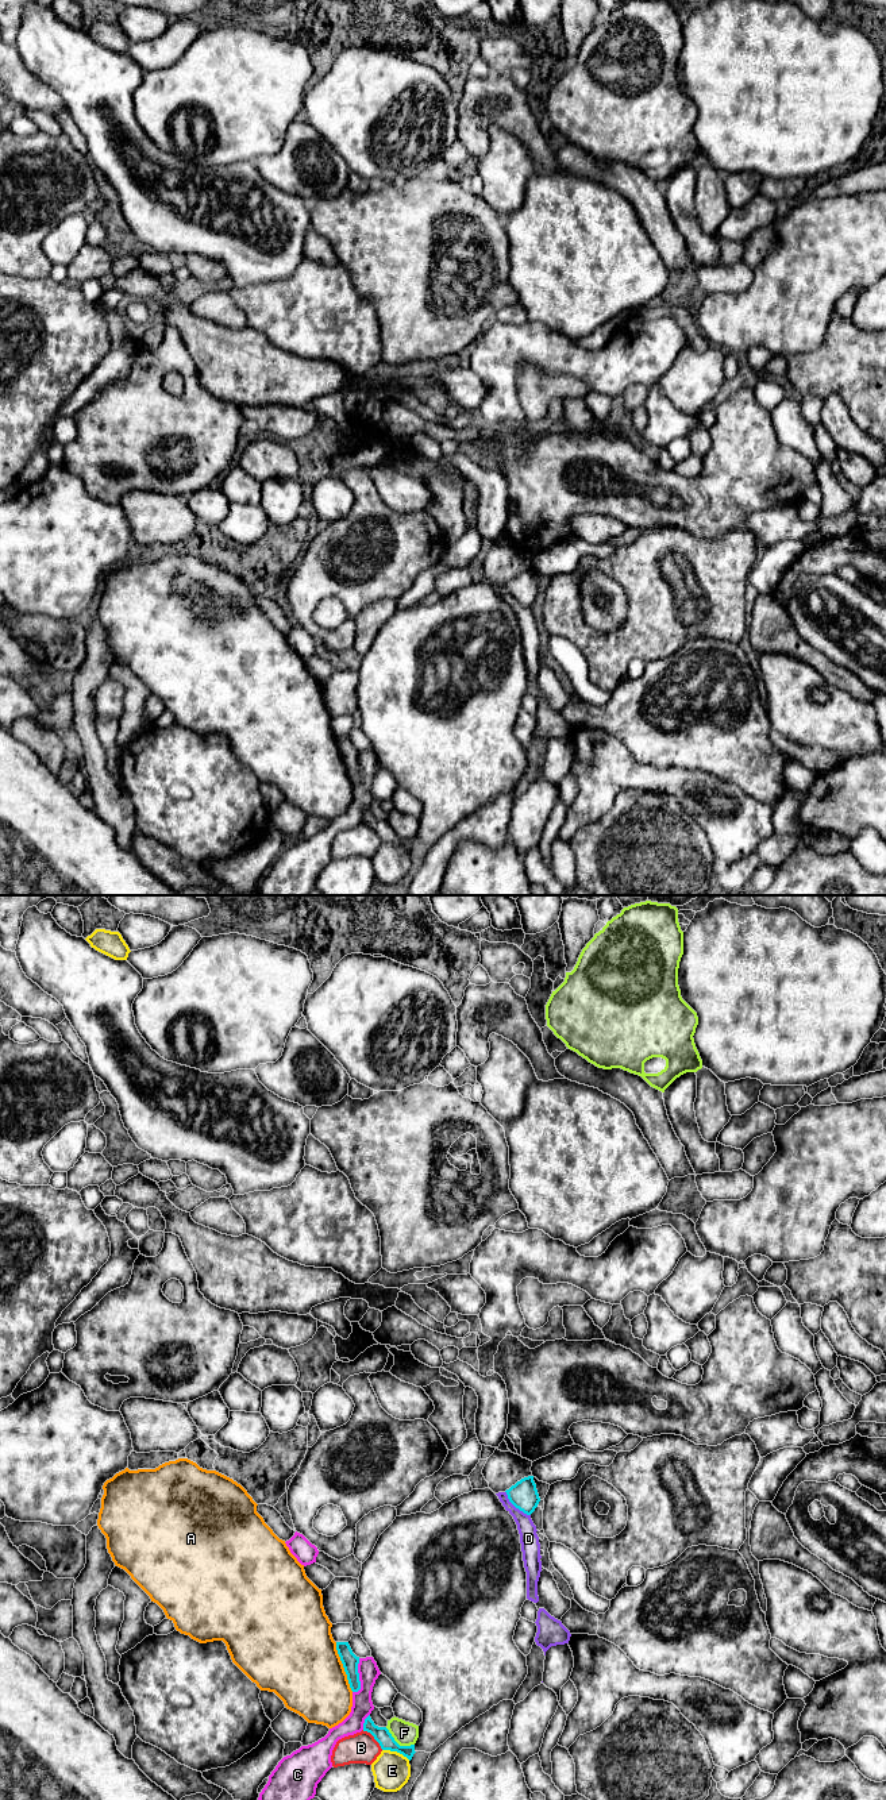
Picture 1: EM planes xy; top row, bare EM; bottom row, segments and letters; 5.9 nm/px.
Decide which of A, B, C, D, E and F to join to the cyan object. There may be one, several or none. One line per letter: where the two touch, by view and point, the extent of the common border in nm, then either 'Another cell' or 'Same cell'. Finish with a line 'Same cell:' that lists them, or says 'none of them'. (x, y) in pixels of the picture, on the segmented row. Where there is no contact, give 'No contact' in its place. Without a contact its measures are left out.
A: Touches cyan at xy (343, 1666). Shared border 320 nm. Another cell
B: Touches cyan at xy (374, 1738). Shared border 170 nm. Another cell
C: Touches cyan at xy (358, 1677). Shared border 220 nm. Another cell
D: Touches cyan at xy (515, 1506). Shared border 220 nm. Another cell
E: Touches cyan at xy (396, 1750). Shared border 180 nm. Another cell
F: Touches cyan at xy (397, 1743). Shared border 200 nm. Another cell
Same cell: none of them

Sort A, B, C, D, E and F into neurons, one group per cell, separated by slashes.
A / B / C / D / E / F

